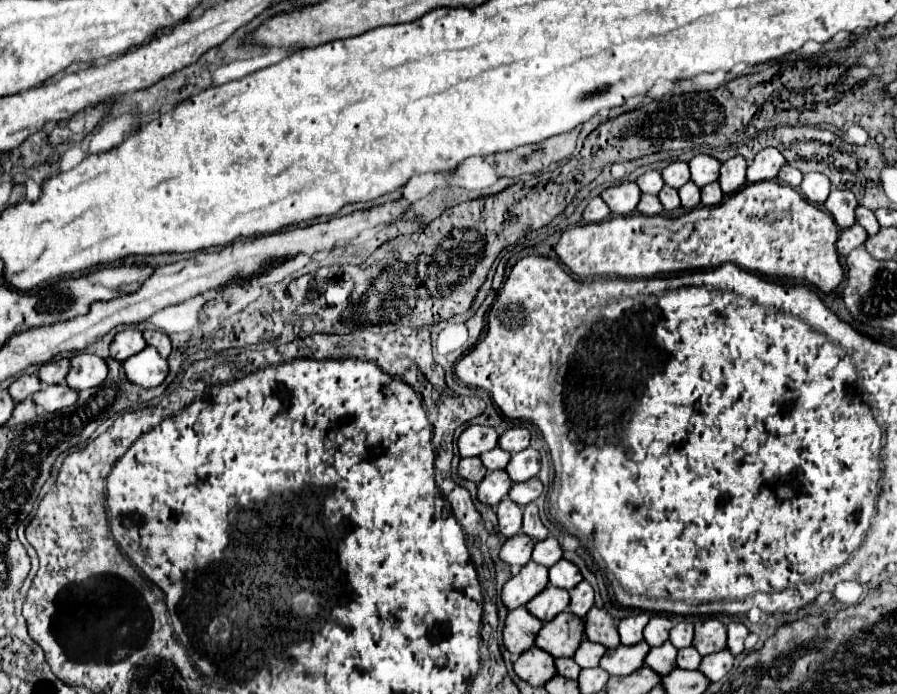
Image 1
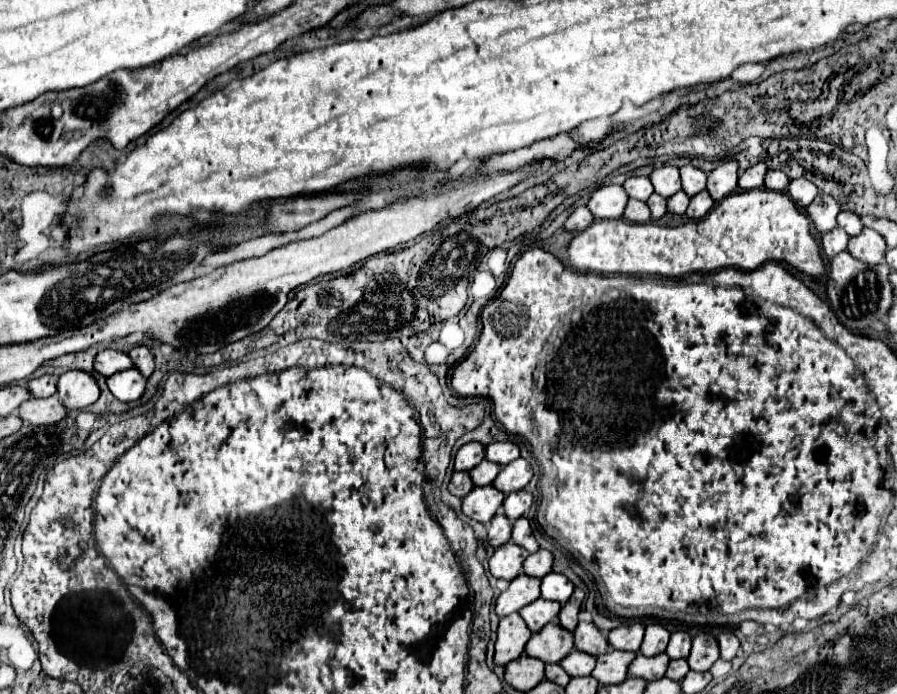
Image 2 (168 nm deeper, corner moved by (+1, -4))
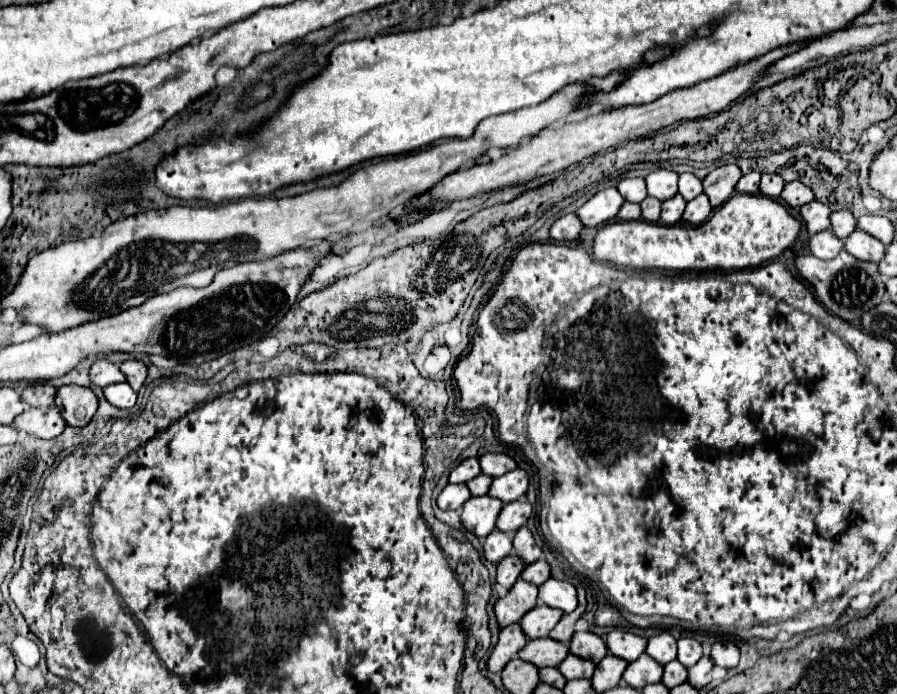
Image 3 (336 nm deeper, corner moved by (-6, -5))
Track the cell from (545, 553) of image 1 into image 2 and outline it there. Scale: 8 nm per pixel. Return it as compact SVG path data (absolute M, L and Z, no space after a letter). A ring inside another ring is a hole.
M539 549L537 553L529 555L523 563L523 571L529 575L529 577L545 577L547 573L551 573L551 563L553 563L553 555L545 549Z

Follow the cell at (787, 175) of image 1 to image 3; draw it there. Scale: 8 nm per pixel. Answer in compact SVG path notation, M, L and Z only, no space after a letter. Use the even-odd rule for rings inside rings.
M762 174L762 182L760 182L760 192L764 196L770 196L770 198L778 198L784 190L786 182L782 180L780 174Z

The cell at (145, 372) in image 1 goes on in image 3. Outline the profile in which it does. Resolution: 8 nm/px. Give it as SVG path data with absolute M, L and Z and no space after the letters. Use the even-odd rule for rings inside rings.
M120 382L120 384L110 384L104 388L104 396L110 404L118 408L130 408L136 404L136 392L130 388L130 384Z

